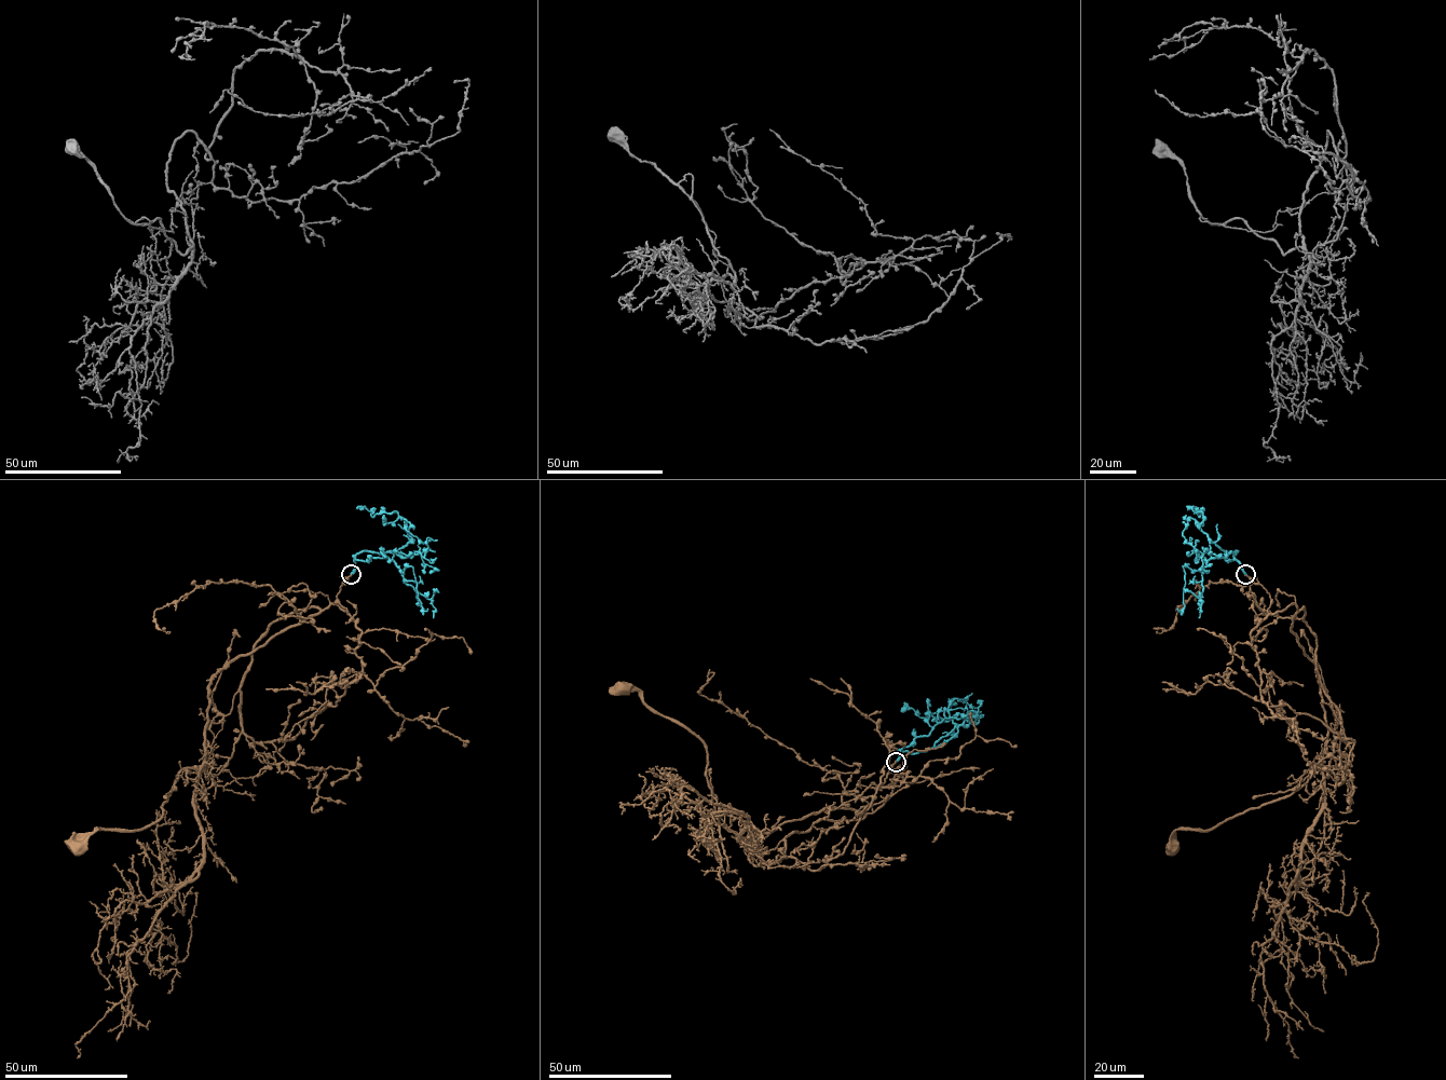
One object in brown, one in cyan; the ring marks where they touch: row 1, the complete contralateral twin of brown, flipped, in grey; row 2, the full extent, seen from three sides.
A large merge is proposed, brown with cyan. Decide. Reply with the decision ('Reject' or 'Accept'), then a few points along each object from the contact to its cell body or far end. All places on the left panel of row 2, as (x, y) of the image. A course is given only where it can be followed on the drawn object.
Reject. Course of brown: (351, 574), (349, 614), (331, 604), (215, 675), (205, 761), (178, 774), (162, 816), (78, 847). Course of cyan: (351, 574), (359, 552), (393, 552), (411, 540), (409, 524), (396, 511), (372, 516), (367, 509), (356, 508)

